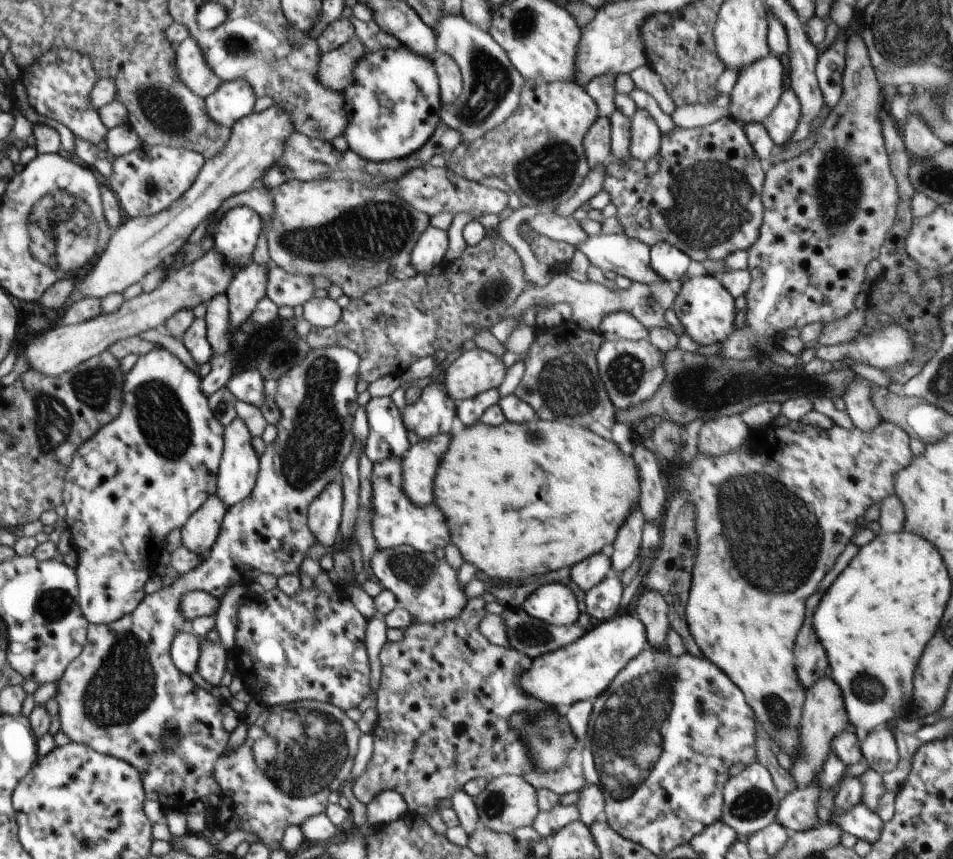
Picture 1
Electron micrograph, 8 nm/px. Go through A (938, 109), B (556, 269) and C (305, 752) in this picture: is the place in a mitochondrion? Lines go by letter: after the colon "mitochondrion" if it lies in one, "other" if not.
A: mitochondrion
B: other
C: mitochondrion

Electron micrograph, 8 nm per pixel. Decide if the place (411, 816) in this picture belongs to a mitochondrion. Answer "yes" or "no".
no

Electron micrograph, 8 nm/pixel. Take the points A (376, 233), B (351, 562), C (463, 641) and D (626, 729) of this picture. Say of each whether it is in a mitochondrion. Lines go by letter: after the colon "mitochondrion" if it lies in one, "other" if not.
A: mitochondrion
B: other
C: other
D: mitochondrion

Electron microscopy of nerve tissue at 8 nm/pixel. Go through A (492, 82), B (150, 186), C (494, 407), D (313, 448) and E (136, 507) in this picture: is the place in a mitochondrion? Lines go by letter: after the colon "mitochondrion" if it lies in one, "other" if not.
A: mitochondrion
B: mitochondrion
C: other
D: mitochondrion
E: other

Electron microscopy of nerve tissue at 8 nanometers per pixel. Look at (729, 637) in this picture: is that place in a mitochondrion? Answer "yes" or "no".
no

